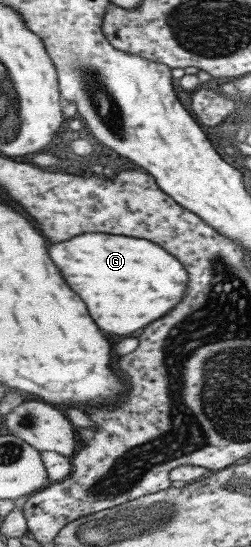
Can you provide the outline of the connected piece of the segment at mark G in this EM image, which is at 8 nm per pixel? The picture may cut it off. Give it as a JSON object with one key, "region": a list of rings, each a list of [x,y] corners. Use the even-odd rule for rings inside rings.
{"region":[[[79,234],[47,248],[67,286],[85,302],[91,320],[109,334],[129,336],[167,314],[185,294],[187,272],[163,248],[143,238]]]}

